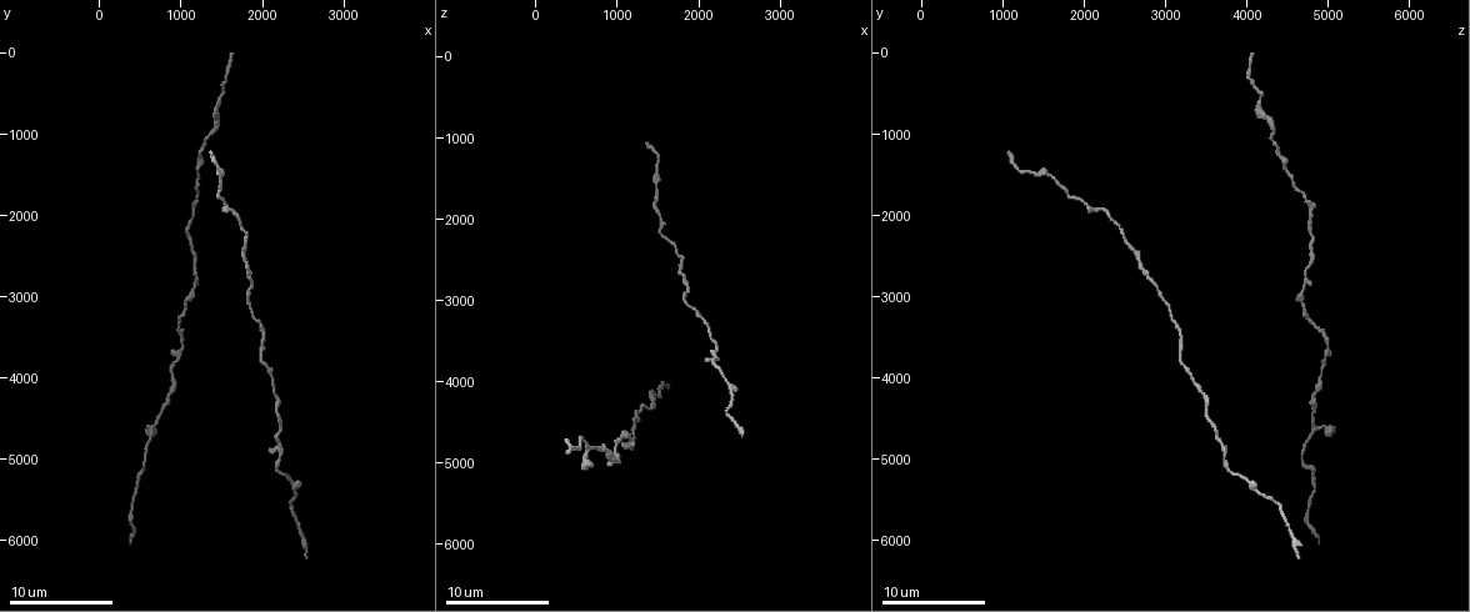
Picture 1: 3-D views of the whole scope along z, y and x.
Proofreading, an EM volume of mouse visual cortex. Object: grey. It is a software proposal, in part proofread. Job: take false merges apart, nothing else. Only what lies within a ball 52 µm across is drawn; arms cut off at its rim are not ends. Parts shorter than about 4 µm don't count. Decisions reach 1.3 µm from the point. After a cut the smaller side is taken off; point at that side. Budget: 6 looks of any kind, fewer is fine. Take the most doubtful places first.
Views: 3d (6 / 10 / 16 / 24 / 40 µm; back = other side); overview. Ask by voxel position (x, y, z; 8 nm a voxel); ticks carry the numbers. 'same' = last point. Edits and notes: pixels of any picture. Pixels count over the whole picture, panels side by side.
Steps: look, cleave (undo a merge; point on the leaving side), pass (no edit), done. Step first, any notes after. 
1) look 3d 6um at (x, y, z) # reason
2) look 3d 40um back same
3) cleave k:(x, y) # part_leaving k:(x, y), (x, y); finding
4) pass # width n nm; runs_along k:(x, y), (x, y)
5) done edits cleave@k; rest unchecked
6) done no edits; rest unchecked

look 3d 6um at (1150, 2700, 4700) # two arms in line, one across

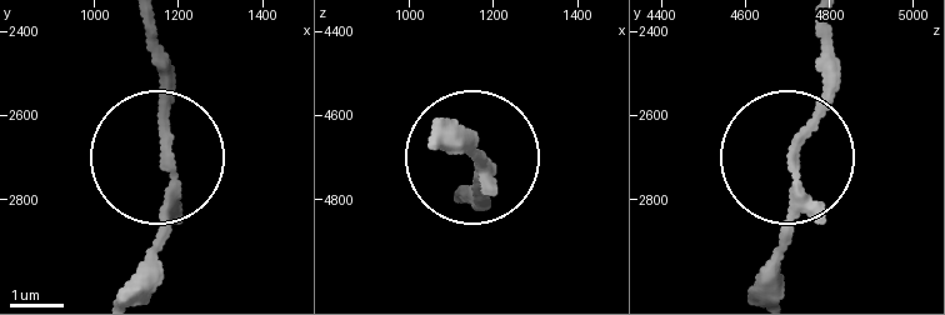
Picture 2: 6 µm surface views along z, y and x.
pass # all the same neuron

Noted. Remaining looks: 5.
look 3d 6um at (600, 4700, 4750) # calibre changes

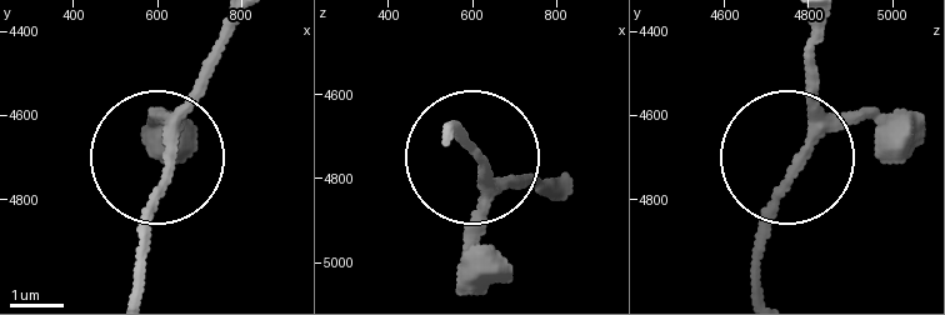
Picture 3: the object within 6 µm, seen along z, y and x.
look 3d 6um back at (630, 4715, 4775)

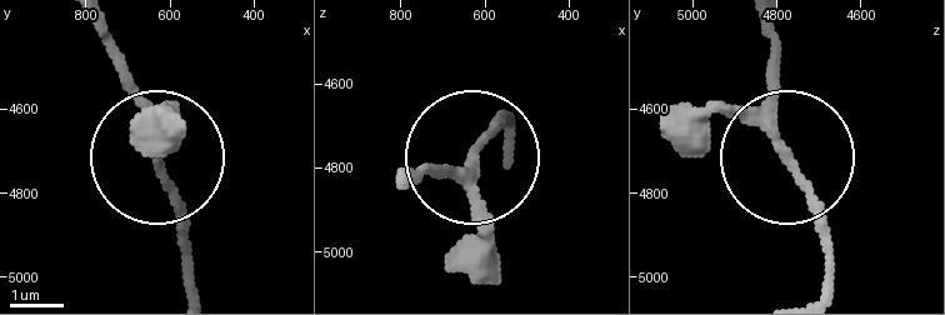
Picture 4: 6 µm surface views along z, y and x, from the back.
pass # one neuron here

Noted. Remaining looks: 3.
look 3d 10um at (1350, 1000, 4350) # thick turns thin

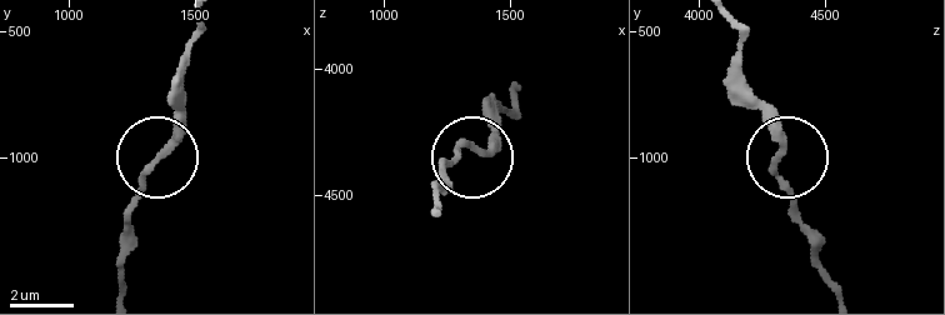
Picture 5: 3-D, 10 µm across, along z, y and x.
pass # runs_along 5:(840, 288), (780, 175), (784, 143), (754, 89); all the same neuron

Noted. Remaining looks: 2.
done no edits; rest unchecked

